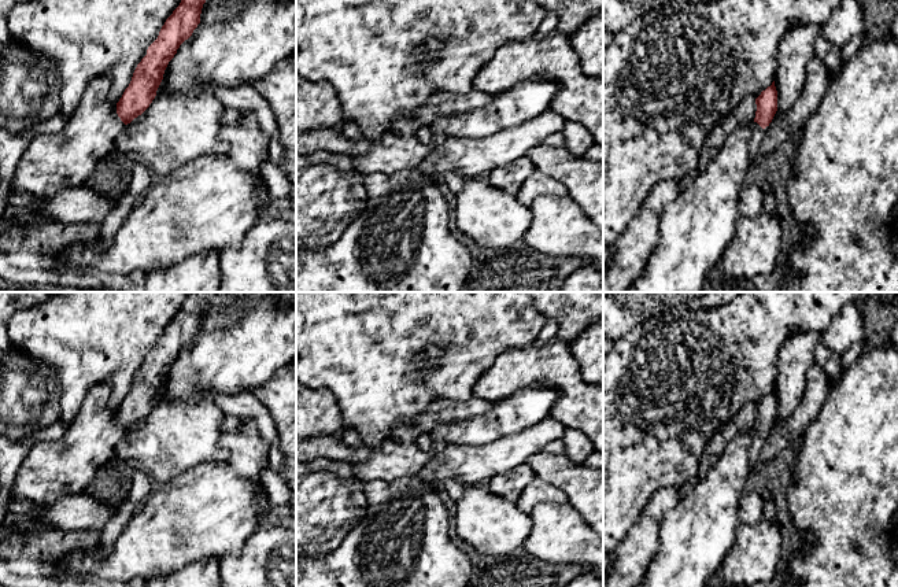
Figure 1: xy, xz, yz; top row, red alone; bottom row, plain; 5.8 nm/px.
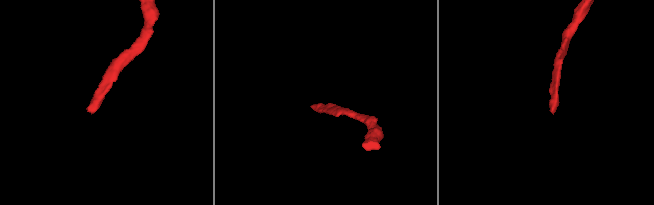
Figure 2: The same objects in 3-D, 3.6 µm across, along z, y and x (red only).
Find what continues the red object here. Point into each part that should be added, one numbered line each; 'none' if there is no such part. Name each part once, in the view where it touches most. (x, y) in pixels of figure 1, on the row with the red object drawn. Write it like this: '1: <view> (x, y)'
1: yz (757, 133)

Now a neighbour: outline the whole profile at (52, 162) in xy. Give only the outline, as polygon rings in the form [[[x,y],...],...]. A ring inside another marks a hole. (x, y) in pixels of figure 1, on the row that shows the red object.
[[[104,74],[93,80],[78,104],[78,108],[58,133],[36,134],[22,155],[12,178],[15,192],[27,192],[36,200],[48,200],[63,189],[84,185],[97,163],[114,148],[115,139],[125,123],[117,114],[117,104],[108,101],[111,78]]]

